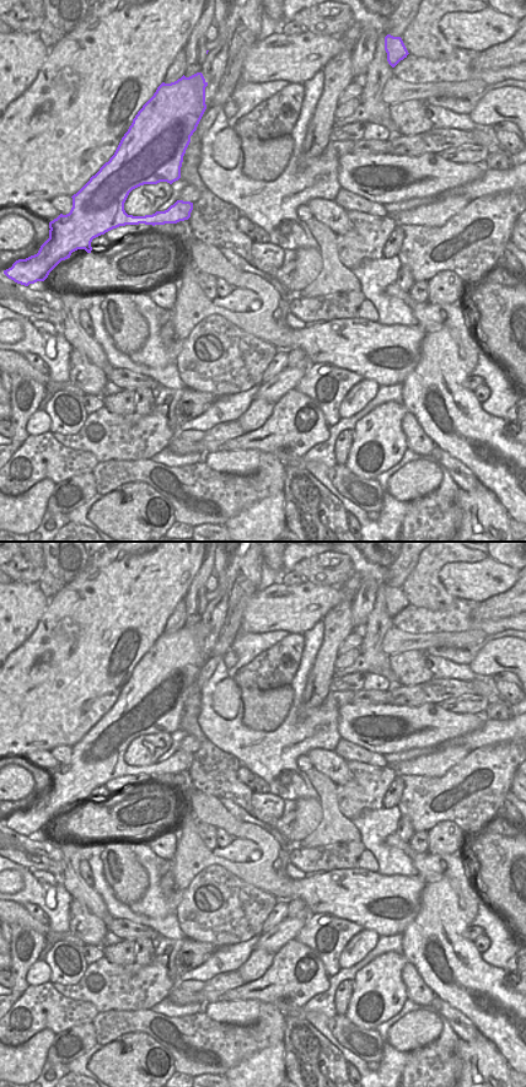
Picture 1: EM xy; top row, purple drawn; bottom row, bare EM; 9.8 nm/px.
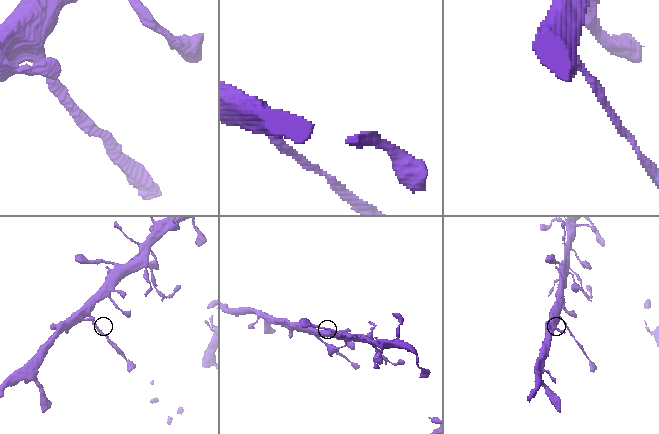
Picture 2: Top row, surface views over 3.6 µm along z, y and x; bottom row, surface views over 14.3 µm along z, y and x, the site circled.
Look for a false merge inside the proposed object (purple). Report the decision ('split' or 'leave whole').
leave whole

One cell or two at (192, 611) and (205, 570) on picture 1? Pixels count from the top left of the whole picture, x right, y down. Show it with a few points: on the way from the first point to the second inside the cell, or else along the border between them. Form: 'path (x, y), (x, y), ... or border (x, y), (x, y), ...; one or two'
path (196, 601), (199, 580); one

